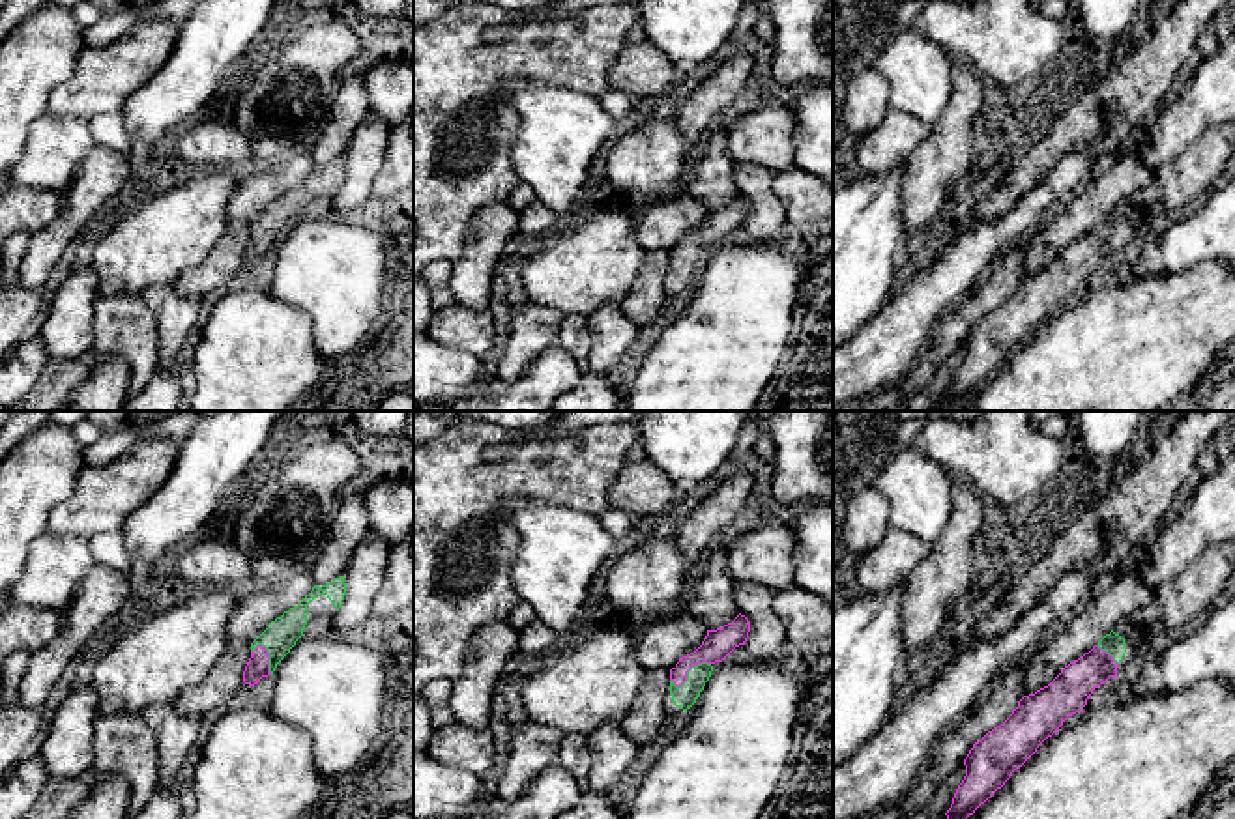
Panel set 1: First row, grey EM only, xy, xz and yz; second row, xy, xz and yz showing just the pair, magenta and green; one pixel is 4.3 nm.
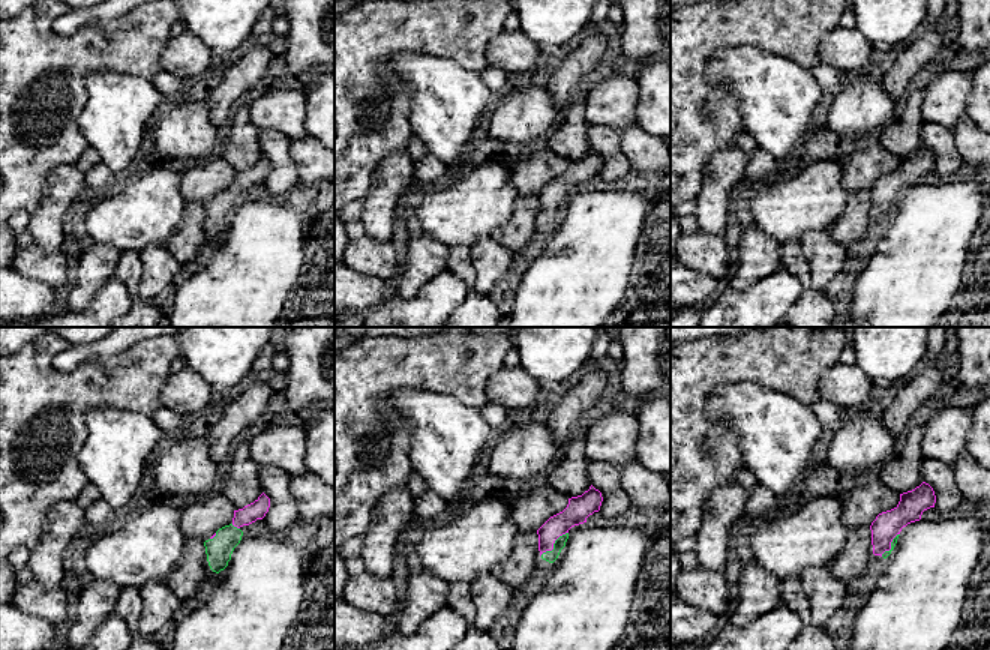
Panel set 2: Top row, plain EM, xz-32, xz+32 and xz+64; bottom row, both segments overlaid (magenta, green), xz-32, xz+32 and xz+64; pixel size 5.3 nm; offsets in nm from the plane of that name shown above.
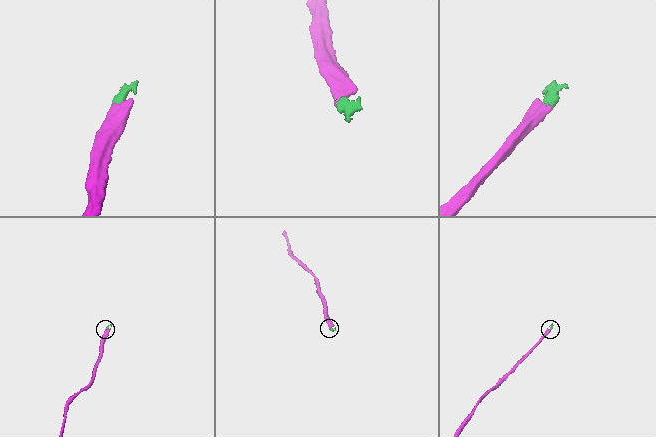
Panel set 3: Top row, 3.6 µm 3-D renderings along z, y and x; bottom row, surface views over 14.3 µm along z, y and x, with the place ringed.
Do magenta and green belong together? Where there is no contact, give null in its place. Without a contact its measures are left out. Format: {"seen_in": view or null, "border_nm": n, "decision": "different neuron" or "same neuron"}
{"seen_in": "xz", "border_nm": 190, "decision": "same neuron"}

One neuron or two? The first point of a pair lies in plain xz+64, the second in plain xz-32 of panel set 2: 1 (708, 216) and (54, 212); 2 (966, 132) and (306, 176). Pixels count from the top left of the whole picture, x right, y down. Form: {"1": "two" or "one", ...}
{"1": "one", "2": "one"}

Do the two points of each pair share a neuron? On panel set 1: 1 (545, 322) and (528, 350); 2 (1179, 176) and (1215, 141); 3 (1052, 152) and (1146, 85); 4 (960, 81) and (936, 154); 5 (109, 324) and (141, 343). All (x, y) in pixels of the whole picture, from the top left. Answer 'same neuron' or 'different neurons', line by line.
1: same neuron
2: same neuron
3: same neuron
4: same neuron
5: same neuron

